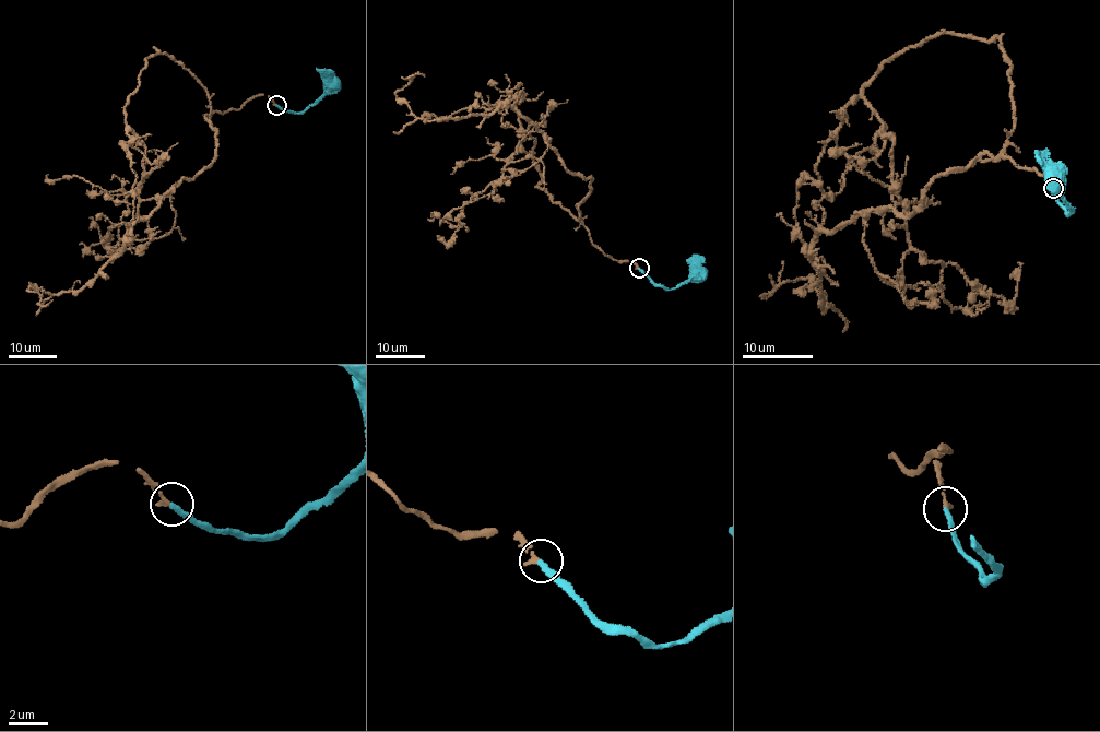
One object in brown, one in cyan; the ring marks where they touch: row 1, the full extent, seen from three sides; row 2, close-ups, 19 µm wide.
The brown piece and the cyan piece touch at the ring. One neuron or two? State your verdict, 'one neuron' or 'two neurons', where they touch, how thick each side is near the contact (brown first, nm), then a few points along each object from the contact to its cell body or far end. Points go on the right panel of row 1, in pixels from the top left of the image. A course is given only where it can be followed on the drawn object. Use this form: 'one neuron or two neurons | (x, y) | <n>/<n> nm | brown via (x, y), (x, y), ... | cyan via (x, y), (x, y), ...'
one neuron | (1053, 188) | 260/280 nm | brown via (1053, 188), (1053, 164), (1001, 156), (939, 174), (906, 216), (816, 234), (824, 307), (809, 278), (767, 294) | cyan via (1053, 189), (1066, 215), (1073, 210), (1061, 193), (1056, 174), (1036, 154)

